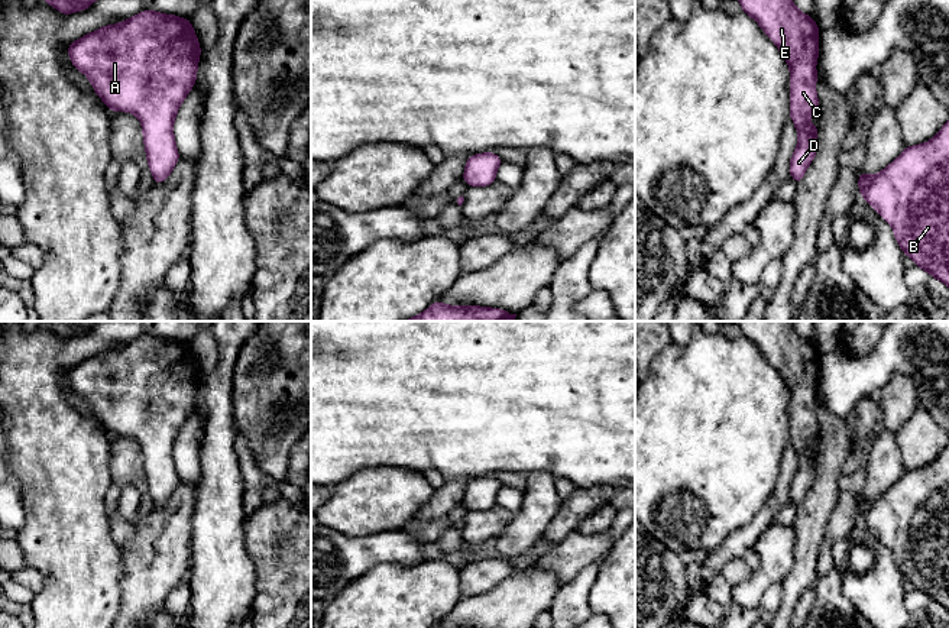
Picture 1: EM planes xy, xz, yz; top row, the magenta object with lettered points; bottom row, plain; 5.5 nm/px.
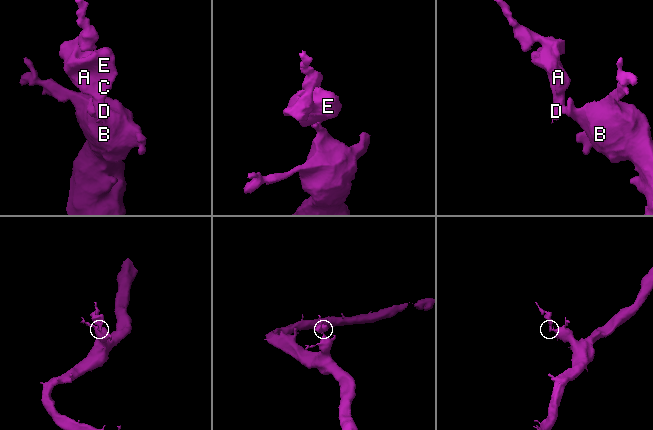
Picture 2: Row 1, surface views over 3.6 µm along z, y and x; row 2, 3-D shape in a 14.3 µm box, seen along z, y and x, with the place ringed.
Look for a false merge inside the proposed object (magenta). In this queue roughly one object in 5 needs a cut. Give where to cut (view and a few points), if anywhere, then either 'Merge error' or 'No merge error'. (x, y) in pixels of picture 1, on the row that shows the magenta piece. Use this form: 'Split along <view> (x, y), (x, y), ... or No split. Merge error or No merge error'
No split. No merge error

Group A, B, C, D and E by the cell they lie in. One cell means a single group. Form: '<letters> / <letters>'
A B C D E

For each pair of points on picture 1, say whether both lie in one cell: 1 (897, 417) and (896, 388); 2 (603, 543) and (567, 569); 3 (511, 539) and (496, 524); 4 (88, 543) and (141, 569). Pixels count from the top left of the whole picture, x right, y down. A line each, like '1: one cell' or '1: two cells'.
1: one cell
2: one cell
3: two cells
4: two cells

